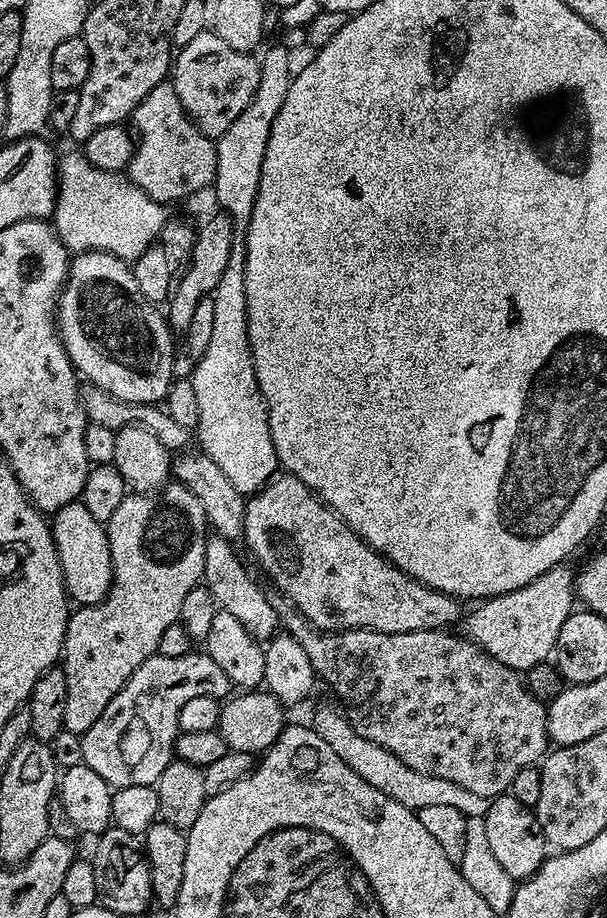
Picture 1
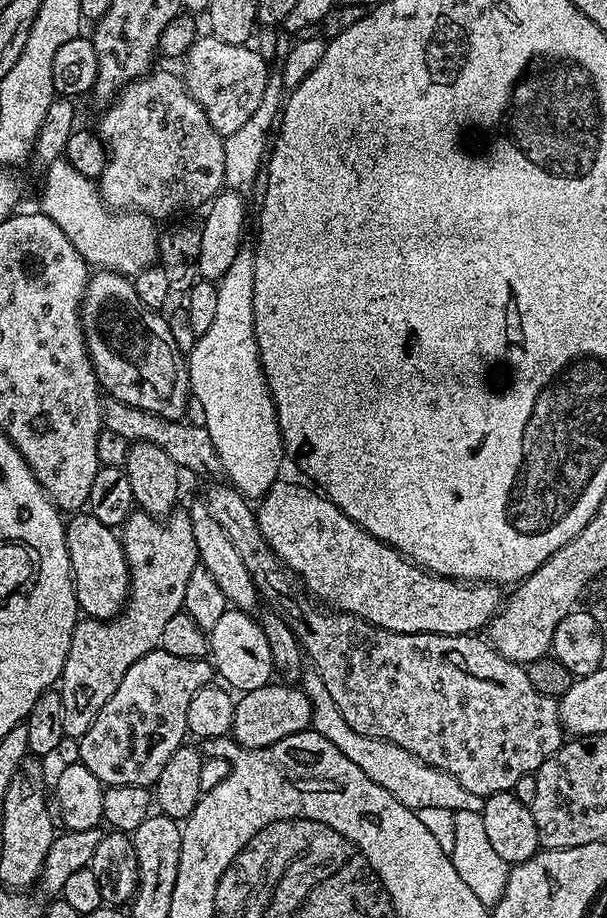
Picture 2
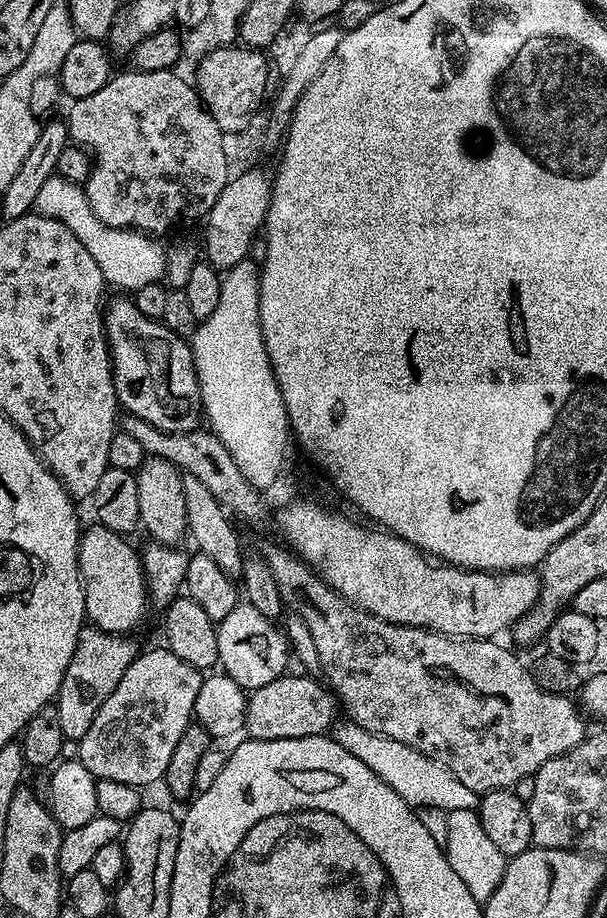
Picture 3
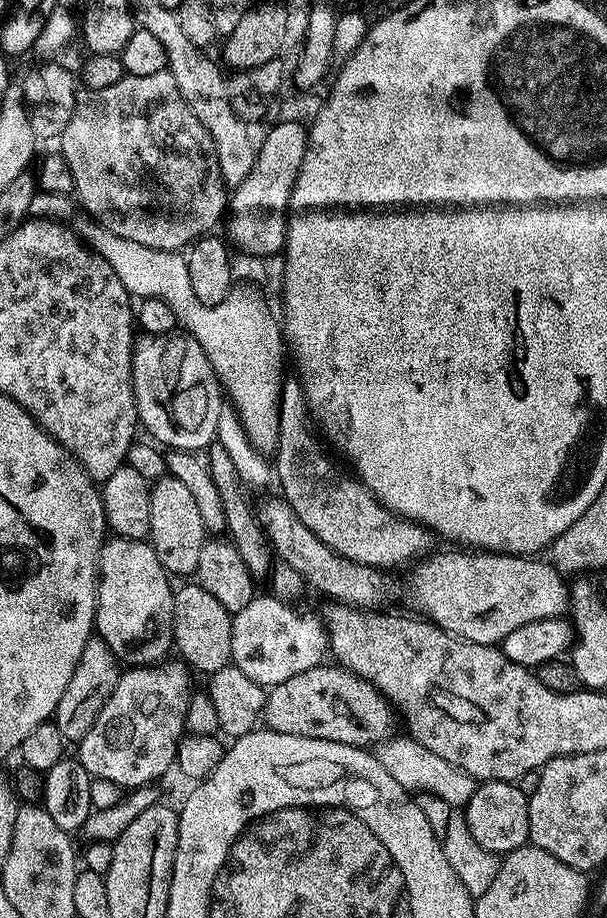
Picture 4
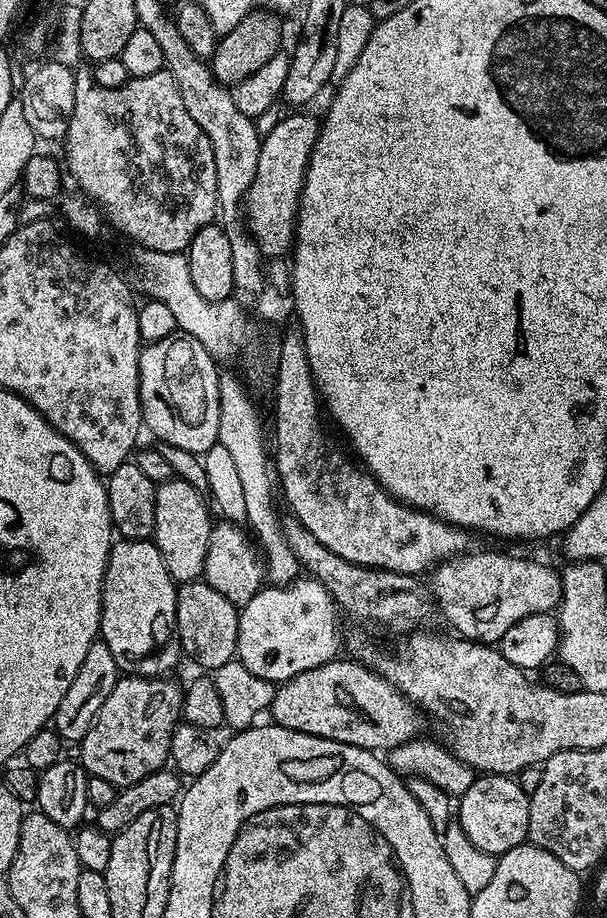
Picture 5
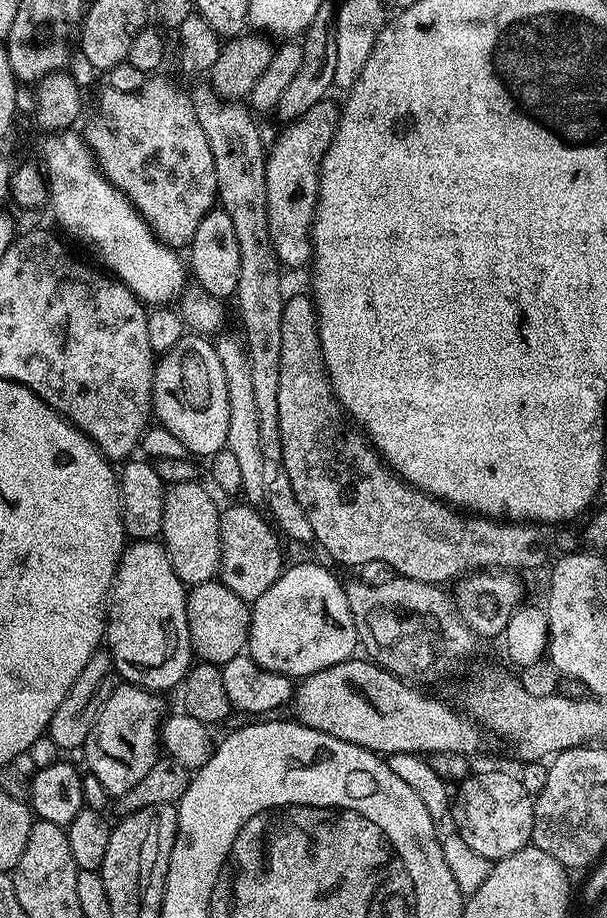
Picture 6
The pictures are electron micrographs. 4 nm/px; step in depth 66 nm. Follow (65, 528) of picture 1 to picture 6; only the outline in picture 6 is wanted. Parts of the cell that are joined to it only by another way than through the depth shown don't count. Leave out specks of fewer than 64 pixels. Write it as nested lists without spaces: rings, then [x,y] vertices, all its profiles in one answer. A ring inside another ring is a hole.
[[[159,539],[138,540],[125,547],[120,565],[116,567],[116,576],[112,579],[110,600],[106,613],[106,651],[112,657],[112,667],[119,679],[157,694],[168,694],[171,688],[179,689],[194,663],[186,618],[188,593],[178,574],[174,574],[174,566]]]

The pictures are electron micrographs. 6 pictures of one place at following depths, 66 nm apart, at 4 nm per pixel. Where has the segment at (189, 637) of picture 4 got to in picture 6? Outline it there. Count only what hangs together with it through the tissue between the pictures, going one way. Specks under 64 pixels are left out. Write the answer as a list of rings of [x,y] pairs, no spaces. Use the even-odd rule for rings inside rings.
[[[219,579],[207,580],[201,584],[191,585],[187,589],[188,601],[186,602],[186,618],[190,626],[190,642],[192,651],[197,661],[205,664],[224,665],[230,658],[241,655],[247,649],[248,635],[250,634],[250,618],[252,609],[234,590],[230,590]]]

